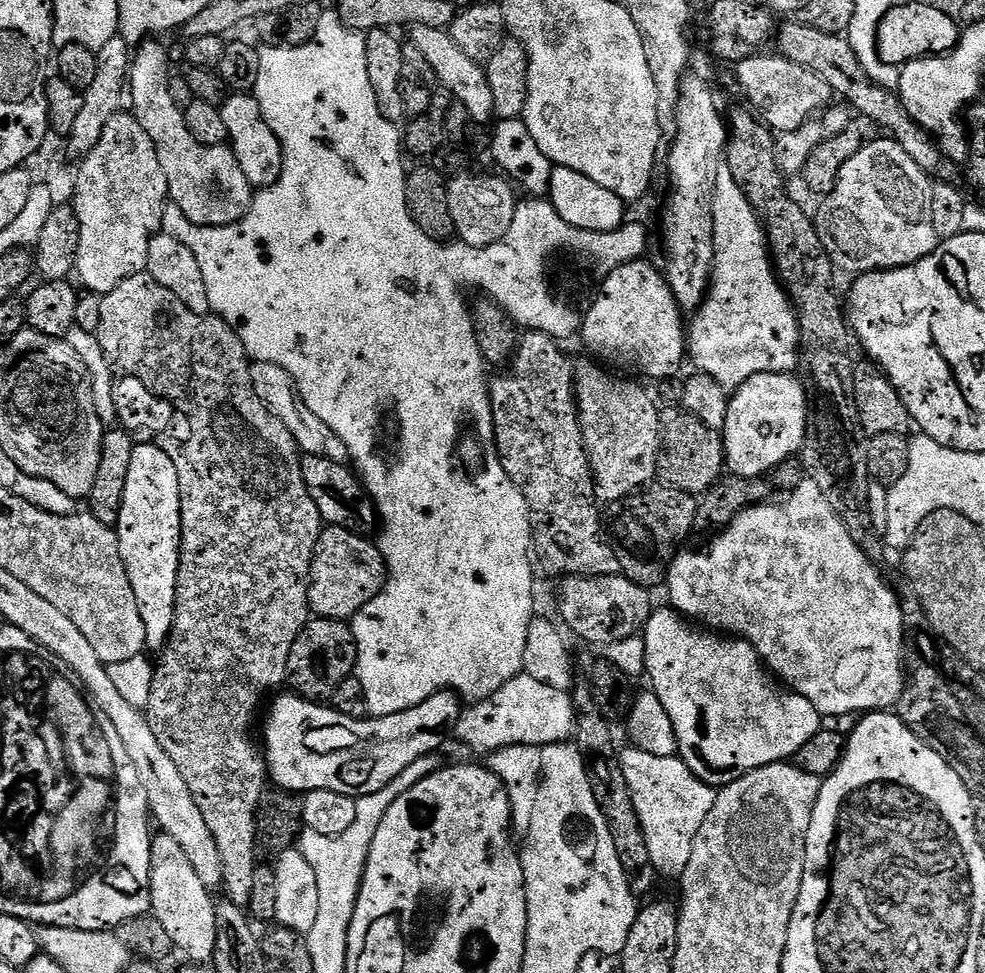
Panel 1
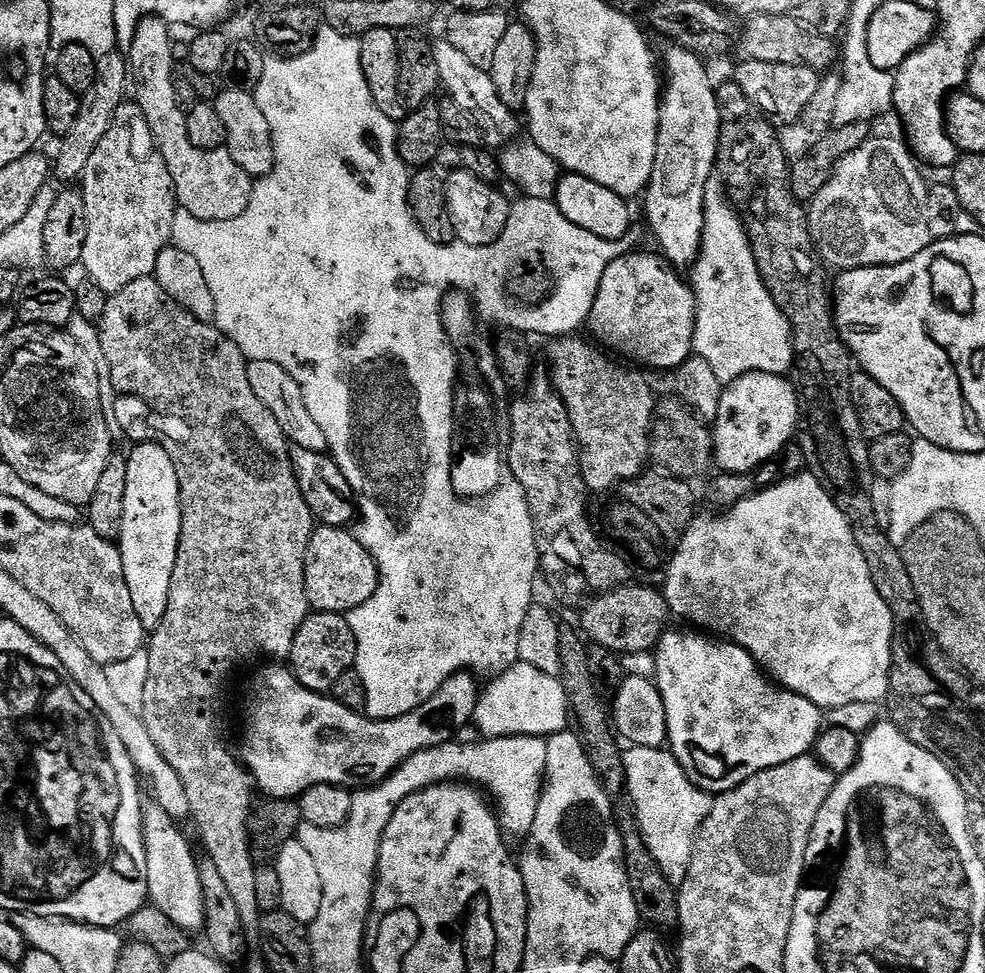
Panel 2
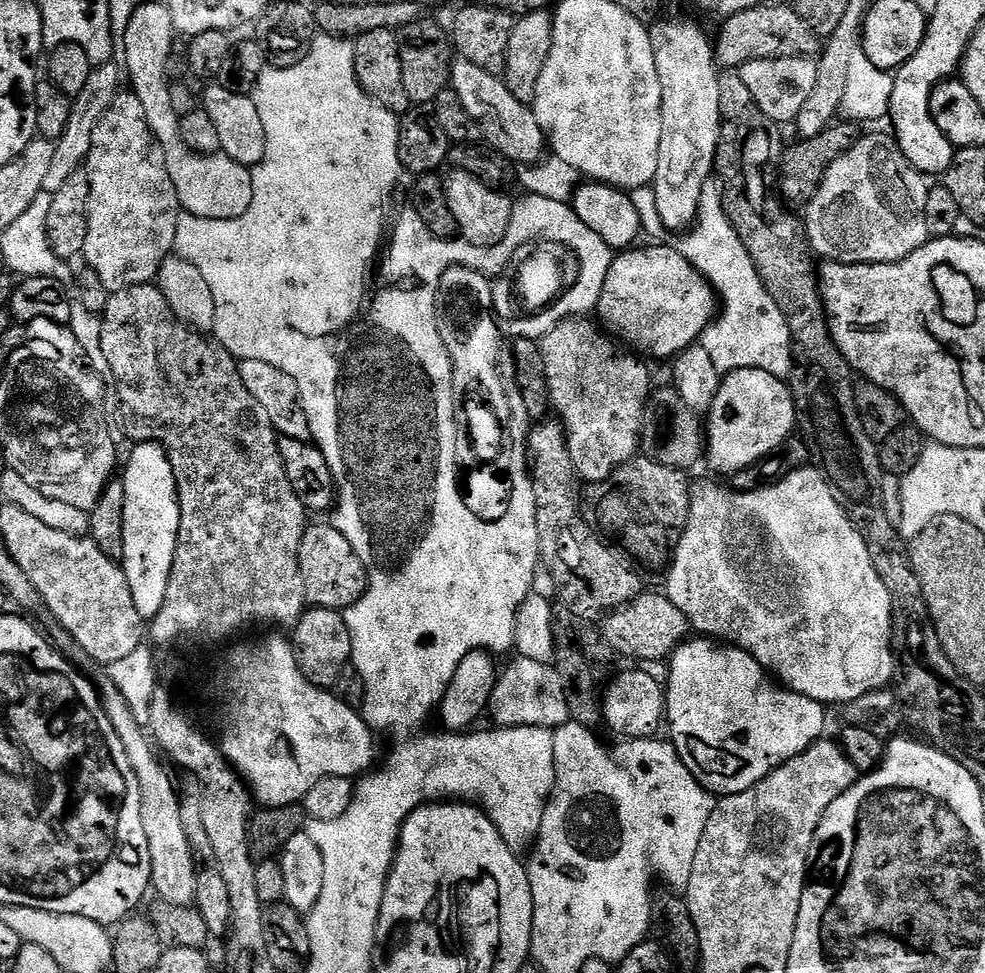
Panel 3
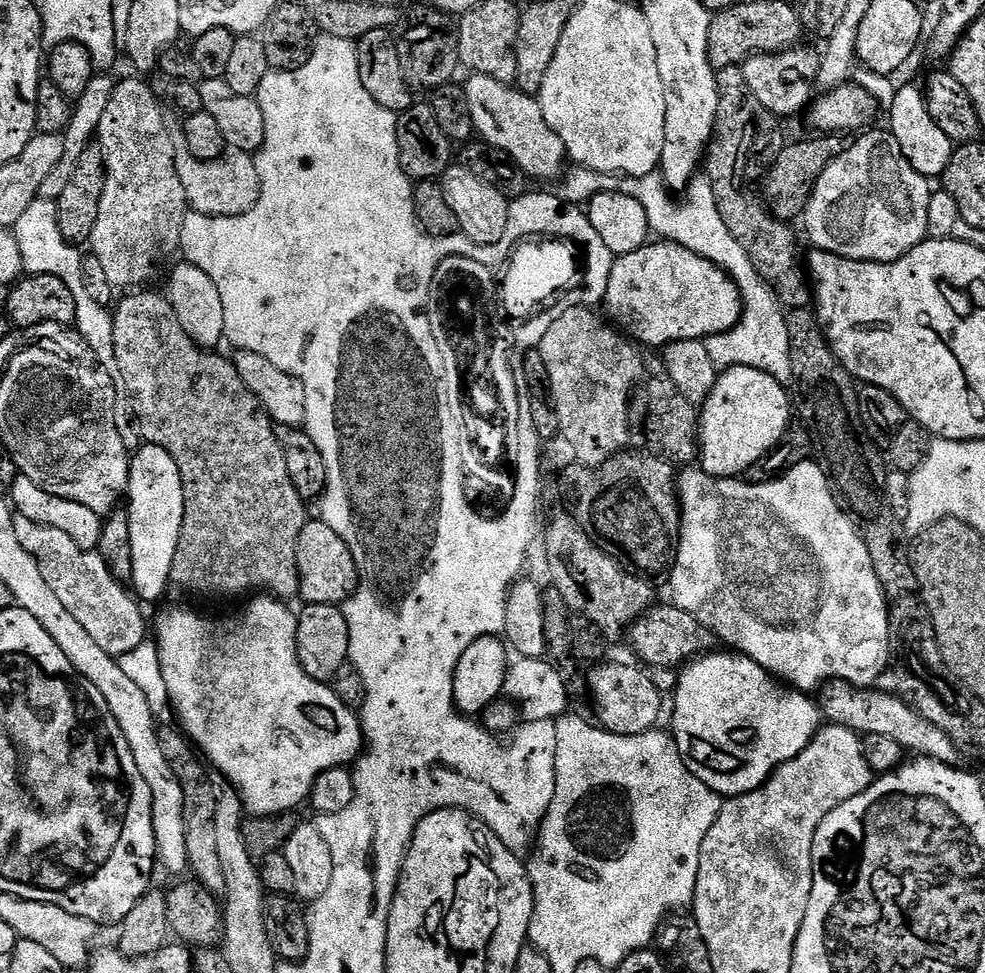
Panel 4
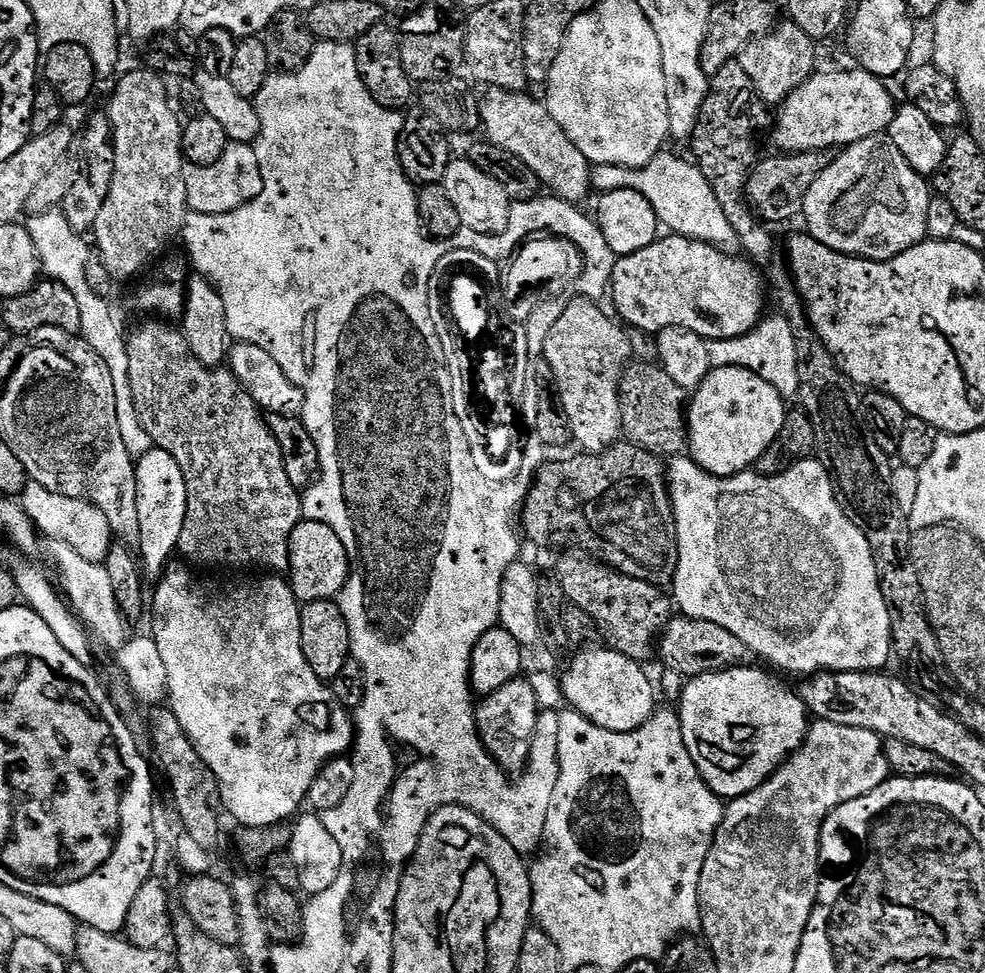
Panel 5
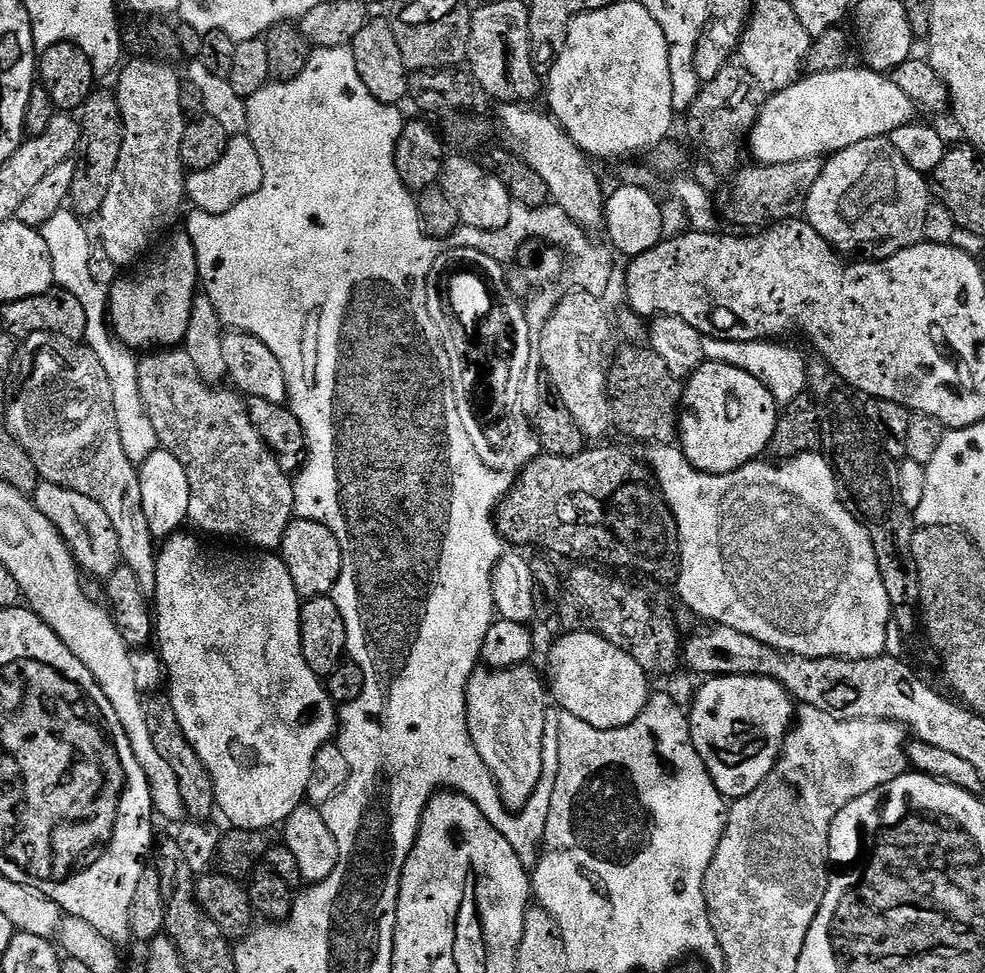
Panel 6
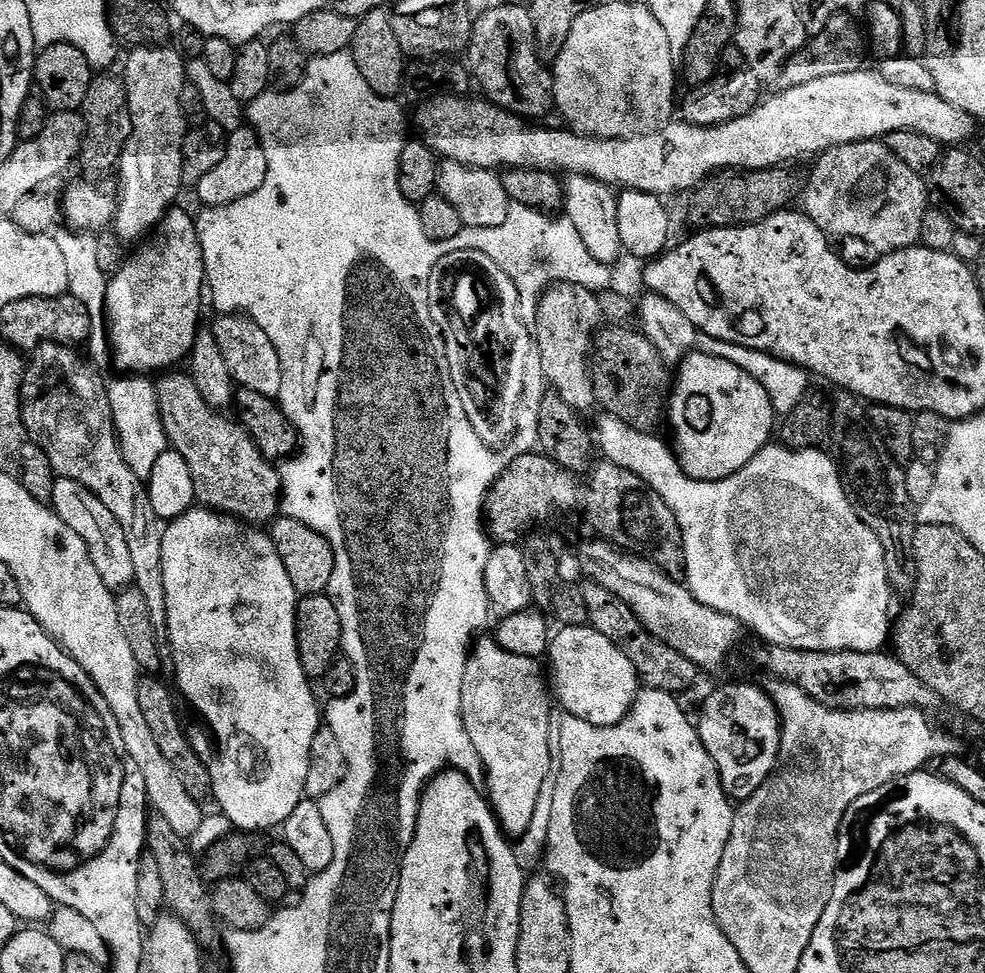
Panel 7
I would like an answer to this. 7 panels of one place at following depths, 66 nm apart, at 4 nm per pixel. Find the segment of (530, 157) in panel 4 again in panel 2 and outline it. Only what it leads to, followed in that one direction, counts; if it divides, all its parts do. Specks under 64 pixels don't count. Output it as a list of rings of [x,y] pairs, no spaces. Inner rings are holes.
[[[440,38],[440,41],[437,39],[432,49],[434,62],[438,62],[438,74],[443,91],[448,91],[445,92],[447,99],[462,106],[462,110],[466,110],[466,114],[474,118],[483,143],[492,150],[500,150],[513,143],[519,137],[516,135],[522,132],[522,124],[521,121],[520,124],[516,121],[517,113],[508,108],[506,102],[502,102],[492,81],[491,71],[474,66],[474,62],[470,62],[470,58],[460,53],[447,38]]]

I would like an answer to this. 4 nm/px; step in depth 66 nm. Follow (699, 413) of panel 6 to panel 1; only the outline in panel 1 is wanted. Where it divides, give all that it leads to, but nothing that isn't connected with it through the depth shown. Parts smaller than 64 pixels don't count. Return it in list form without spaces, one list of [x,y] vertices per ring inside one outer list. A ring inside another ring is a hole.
[[[771,372],[770,374],[758,374],[754,378],[750,378],[746,382],[742,382],[740,388],[735,389],[731,393],[728,401],[728,409],[726,410],[726,422],[722,429],[724,437],[724,458],[726,468],[731,475],[743,476],[745,478],[760,478],[763,477],[763,472],[771,473],[779,468],[782,462],[793,459],[799,453],[800,448],[804,445],[804,435],[806,434],[806,426],[808,425],[808,394],[804,391],[804,385],[799,379],[795,380],[795,375],[787,372]]]

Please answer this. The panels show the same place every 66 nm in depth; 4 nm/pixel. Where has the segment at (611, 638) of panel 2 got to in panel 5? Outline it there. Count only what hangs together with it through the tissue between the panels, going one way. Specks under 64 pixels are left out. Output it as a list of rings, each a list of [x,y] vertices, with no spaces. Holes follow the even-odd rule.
[[[683,614],[673,615],[664,625],[658,636],[658,660],[670,670],[678,670],[685,678],[721,672],[727,668],[739,668],[747,665],[750,653],[742,638],[734,638],[730,630],[718,626],[718,622],[695,620]]]

